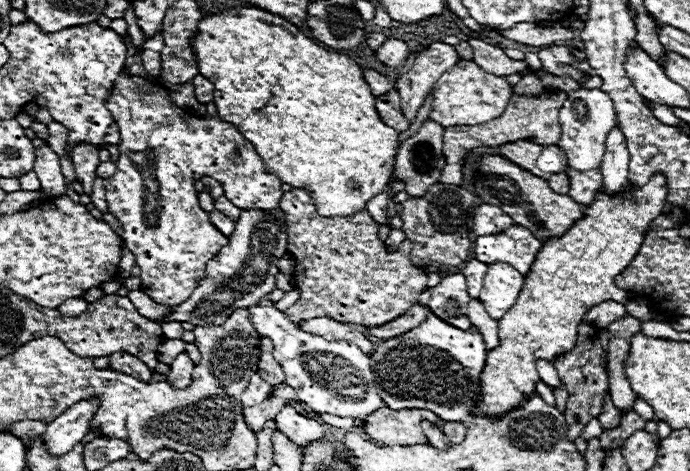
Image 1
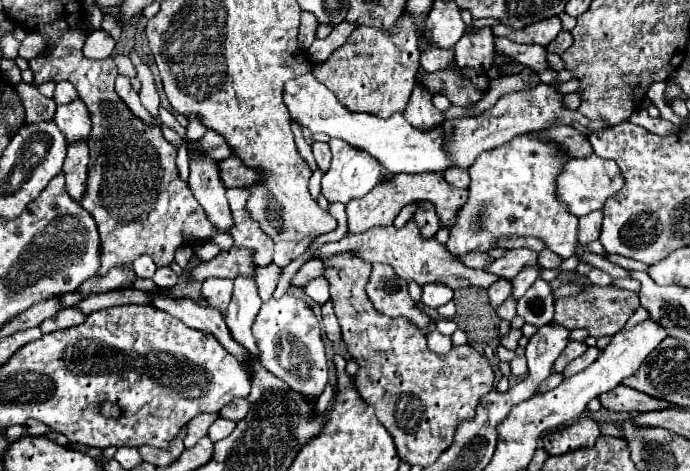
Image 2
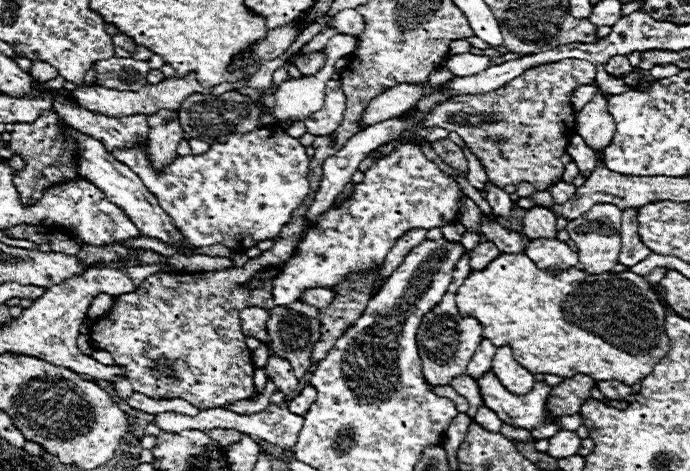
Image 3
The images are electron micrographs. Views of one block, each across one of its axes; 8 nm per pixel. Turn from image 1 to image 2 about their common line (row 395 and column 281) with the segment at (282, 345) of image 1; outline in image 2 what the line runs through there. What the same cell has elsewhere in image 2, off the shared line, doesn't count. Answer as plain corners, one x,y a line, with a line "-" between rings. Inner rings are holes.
284,294
280,300
270,298
262,304
252,324
252,334
258,346
258,360
268,372
282,378
292,390
304,394
304,398
316,400
322,394
328,382
324,342
320,324
312,308
304,300
294,298
290,294

